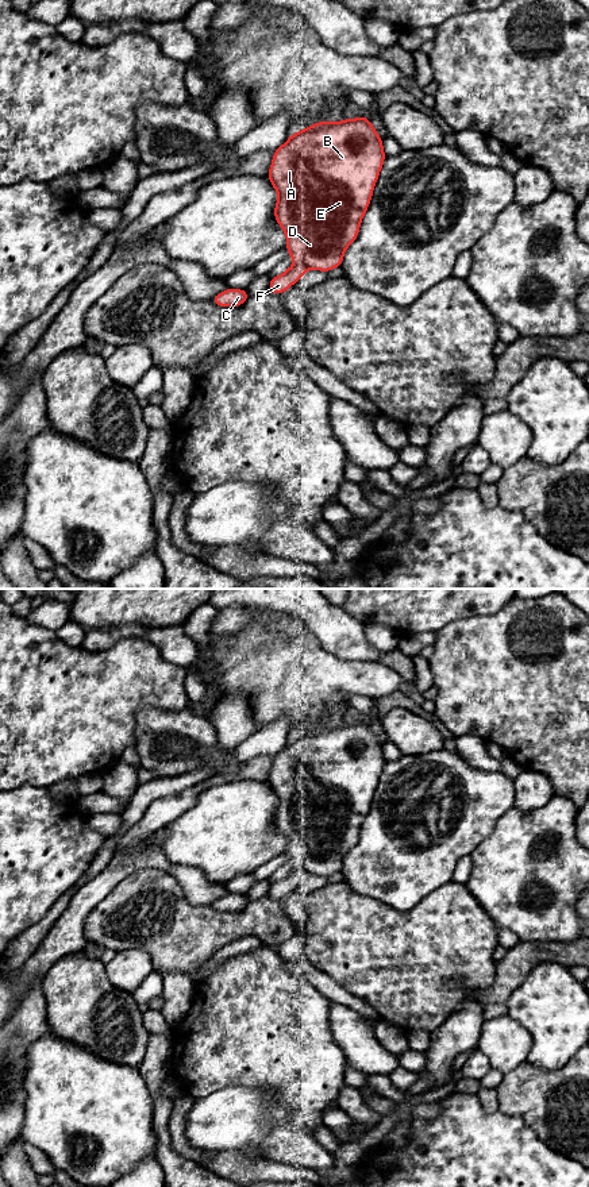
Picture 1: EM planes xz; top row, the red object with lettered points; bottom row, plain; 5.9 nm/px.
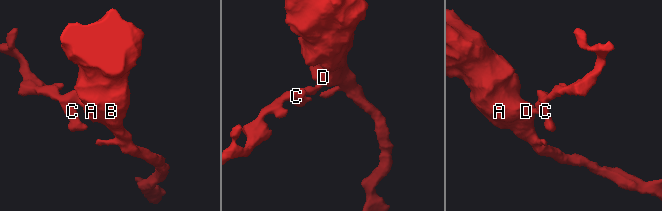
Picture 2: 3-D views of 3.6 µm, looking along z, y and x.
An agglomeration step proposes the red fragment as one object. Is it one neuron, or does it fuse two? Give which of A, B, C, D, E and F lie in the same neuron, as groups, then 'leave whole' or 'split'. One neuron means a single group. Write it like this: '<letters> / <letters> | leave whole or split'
A B D E / C F | split

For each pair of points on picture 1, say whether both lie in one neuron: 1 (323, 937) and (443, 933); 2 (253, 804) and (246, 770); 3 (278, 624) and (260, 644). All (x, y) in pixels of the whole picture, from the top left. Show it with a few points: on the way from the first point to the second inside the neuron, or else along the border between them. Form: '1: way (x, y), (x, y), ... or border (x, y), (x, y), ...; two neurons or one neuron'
1: way (353, 937), (414, 937); one neuron
2: border (266, 781), (230, 781), (216, 786); two neurons
3: border (268, 623), (272, 629), (288, 635), (304, 634); two neurons

